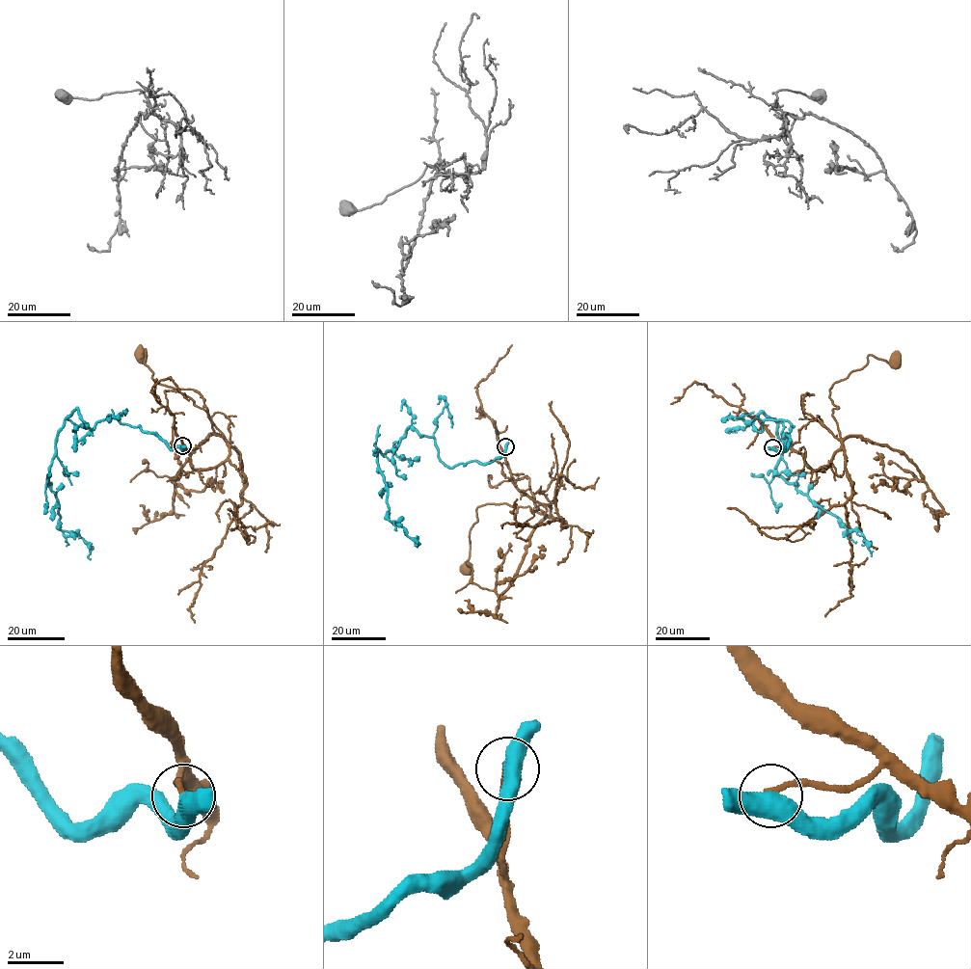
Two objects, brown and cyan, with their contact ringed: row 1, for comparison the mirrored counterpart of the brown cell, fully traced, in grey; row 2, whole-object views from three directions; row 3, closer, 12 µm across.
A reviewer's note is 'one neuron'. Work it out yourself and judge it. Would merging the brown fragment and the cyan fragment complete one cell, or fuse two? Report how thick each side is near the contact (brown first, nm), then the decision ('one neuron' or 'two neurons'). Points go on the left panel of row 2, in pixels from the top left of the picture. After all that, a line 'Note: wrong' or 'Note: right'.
180/550 nm | two neurons
Note: wrong

